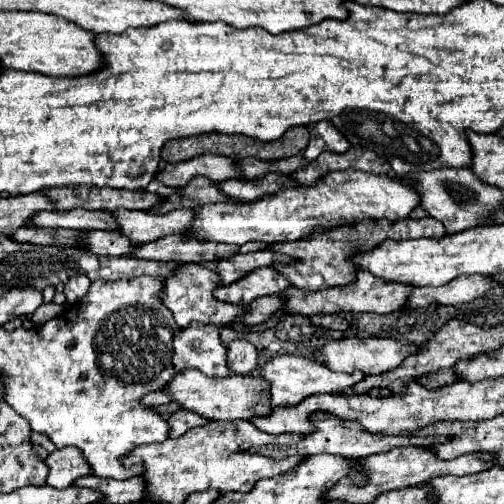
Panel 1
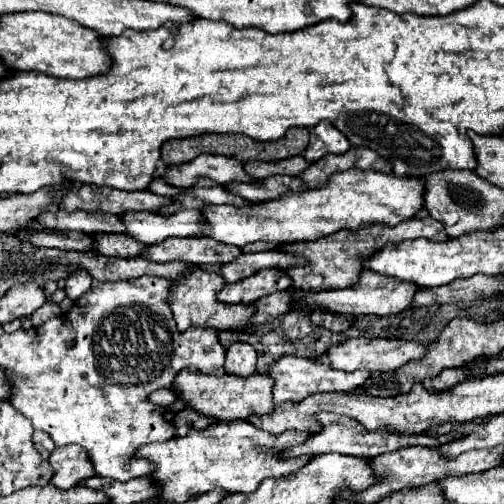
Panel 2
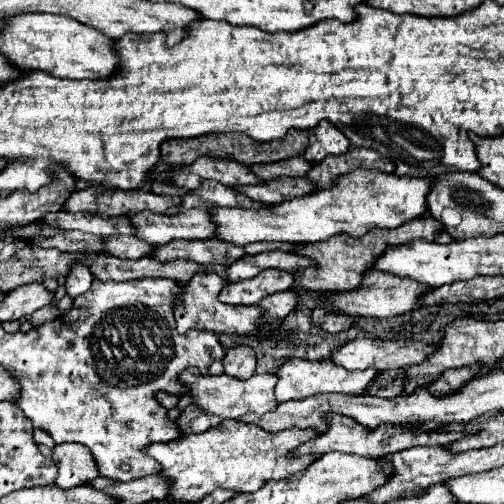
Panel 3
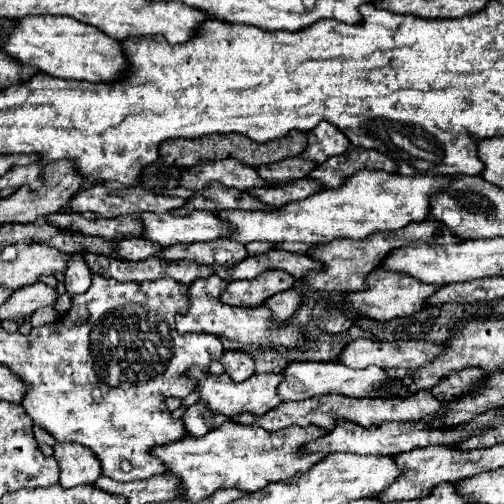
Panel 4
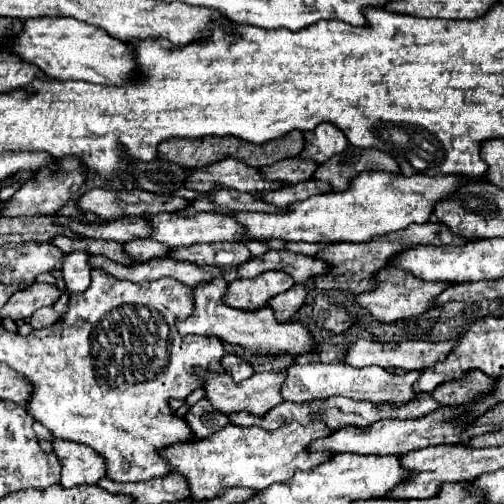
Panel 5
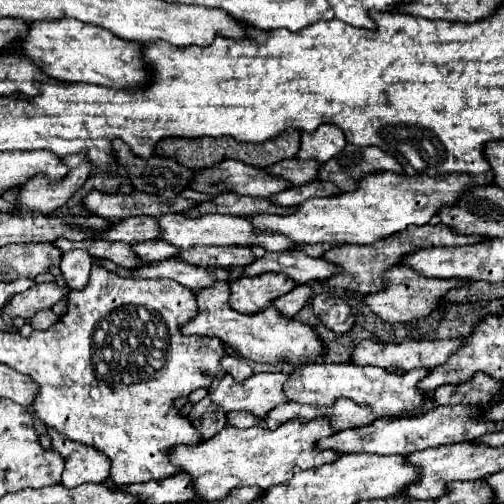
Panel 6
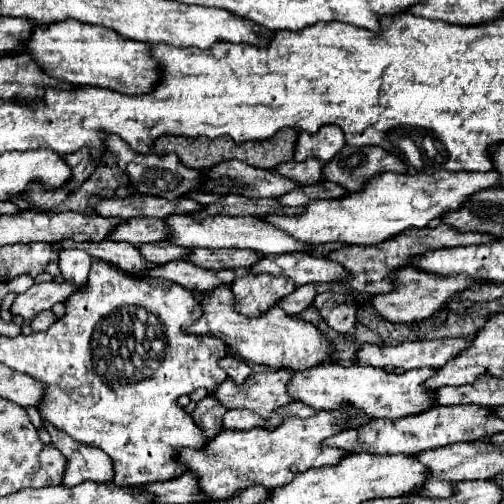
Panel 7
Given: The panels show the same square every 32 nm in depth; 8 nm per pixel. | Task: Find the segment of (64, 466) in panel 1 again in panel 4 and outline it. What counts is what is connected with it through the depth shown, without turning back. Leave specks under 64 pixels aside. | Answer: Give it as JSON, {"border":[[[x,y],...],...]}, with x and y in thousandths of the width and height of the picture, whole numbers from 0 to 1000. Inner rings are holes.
{"border":[[[111,877],[107,909],[119,921],[119,964],[147,968],[163,960],[187,960],[202,944],[202,925],[190,901],[175,885],[143,877]]]}

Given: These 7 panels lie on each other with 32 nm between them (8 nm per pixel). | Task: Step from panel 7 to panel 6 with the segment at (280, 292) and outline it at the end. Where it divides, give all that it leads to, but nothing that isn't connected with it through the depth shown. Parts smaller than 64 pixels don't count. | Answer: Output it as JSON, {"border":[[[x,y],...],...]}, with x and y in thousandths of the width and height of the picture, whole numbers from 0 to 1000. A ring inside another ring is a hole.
{"border":[[[556,544],[480,548],[456,563],[456,603],[480,623],[512,623],[528,615],[548,591],[571,583],[583,567],[583,556]]]}

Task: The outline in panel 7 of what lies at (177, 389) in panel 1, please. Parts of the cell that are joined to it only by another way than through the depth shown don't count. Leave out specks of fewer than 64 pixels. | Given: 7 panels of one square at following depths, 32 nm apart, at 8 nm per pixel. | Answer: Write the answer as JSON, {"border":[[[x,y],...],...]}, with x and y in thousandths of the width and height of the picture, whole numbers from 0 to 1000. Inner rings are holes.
{"border":[[[556,730],[556,734],[504,738],[492,746],[484,762],[468,762],[460,750],[448,750],[425,774],[425,786],[452,813],[492,810],[516,821],[524,833],[536,833],[552,810],[583,798],[583,790],[567,774],[579,746],[583,746],[579,734]]]}

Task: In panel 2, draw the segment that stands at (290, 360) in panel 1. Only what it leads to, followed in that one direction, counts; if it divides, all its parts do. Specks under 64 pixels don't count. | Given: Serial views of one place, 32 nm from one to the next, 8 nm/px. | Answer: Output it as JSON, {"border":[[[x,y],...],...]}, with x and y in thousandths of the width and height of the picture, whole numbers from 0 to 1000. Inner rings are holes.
{"border":[[[560,706],[556,714],[540,722],[532,742],[540,742],[540,750],[548,754],[544,762],[544,802],[548,806],[563,798],[595,798],[607,786],[619,786],[631,778],[706,778],[706,774],[718,774],[734,750],[730,734],[683,738],[683,734],[659,730],[643,714],[611,714],[611,710],[591,710],[591,706]]]}

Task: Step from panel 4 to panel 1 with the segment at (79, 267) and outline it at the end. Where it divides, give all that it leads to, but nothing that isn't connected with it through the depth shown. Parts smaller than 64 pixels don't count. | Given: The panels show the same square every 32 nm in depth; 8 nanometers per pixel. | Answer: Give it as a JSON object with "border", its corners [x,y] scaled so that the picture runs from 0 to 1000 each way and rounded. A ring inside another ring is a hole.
{"border":[[[151,544],[143,548],[131,567],[127,567],[127,583],[131,583],[131,595],[139,603],[151,603],[151,595],[159,595],[179,571],[179,552],[171,544]]]}

